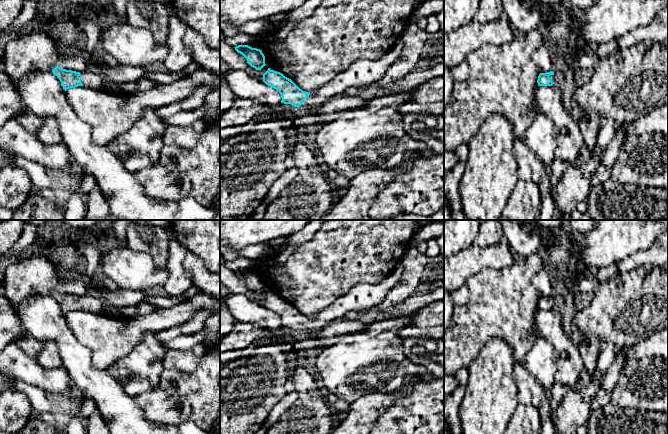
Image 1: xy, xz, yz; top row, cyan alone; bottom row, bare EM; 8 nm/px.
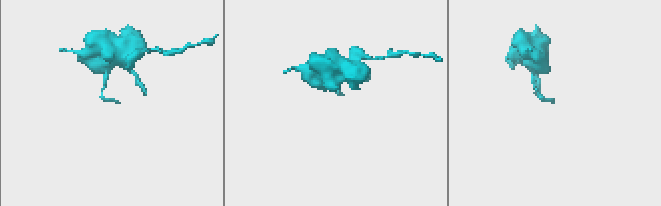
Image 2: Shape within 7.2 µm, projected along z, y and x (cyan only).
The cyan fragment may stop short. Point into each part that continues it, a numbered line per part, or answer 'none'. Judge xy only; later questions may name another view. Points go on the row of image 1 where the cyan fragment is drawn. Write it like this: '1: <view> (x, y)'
1: xy (93, 79)

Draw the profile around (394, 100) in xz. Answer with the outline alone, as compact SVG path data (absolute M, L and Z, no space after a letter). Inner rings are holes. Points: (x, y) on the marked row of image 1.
M416 88L409 90L408 92L392 94L389 96L372 99L367 101L362 107L369 112L376 112L383 107L397 107L402 103L409 100L409 98L414 94Z

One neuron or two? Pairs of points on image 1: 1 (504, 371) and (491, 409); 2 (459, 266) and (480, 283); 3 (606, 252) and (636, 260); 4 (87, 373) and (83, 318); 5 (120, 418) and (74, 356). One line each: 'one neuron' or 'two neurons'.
1: one neuron
2: two neurons
3: two neurons
4: two neurons
5: one neuron

